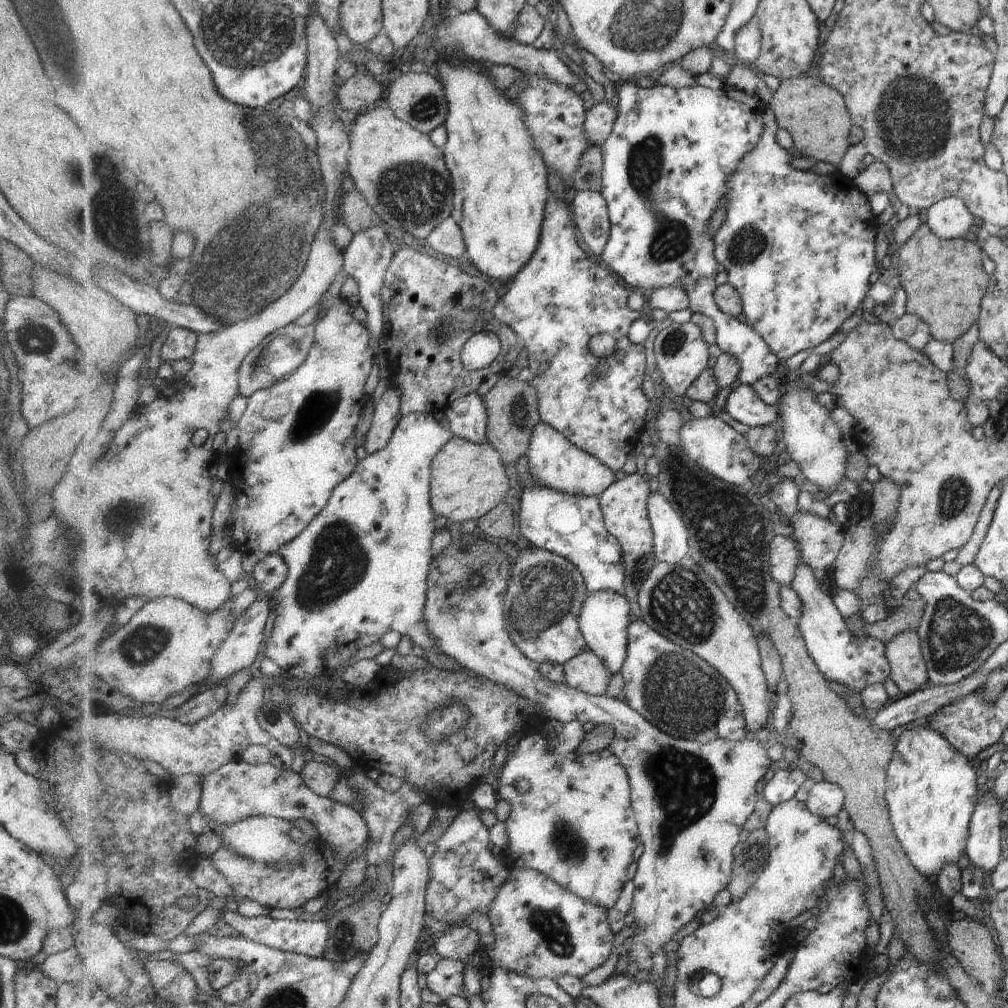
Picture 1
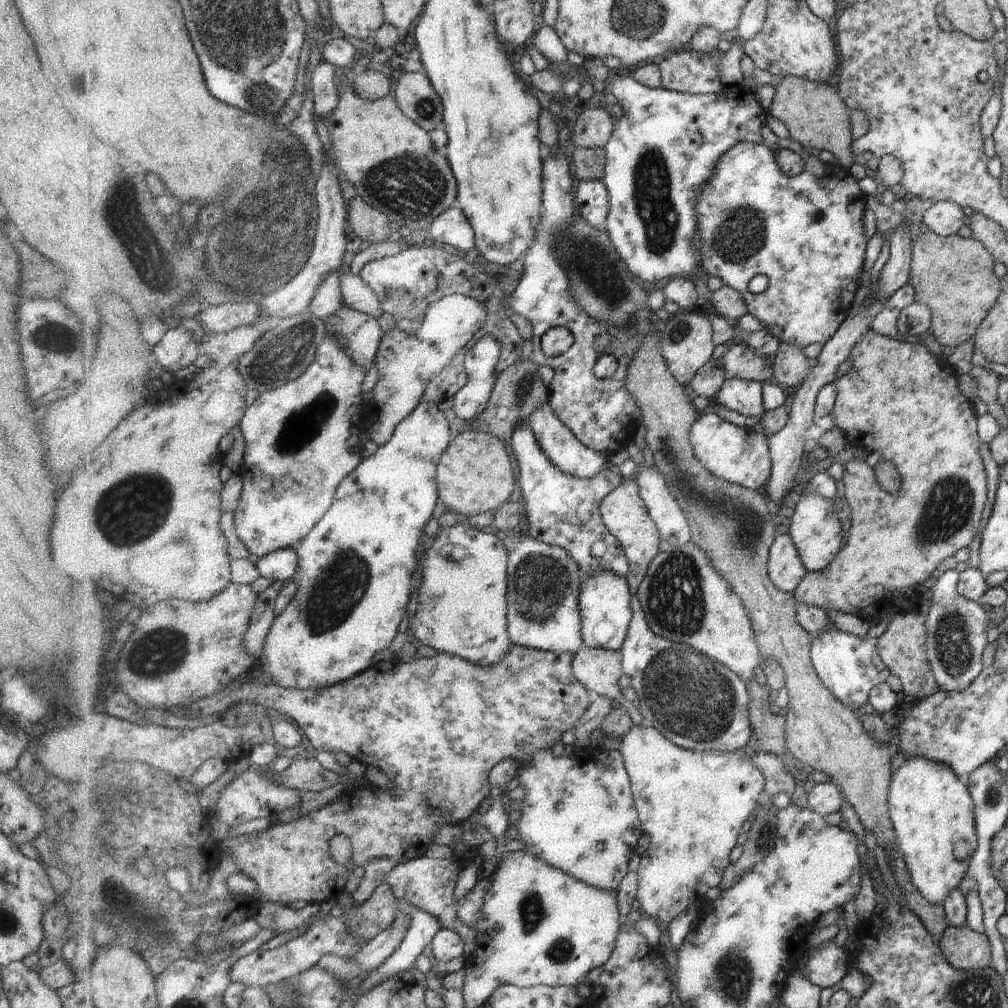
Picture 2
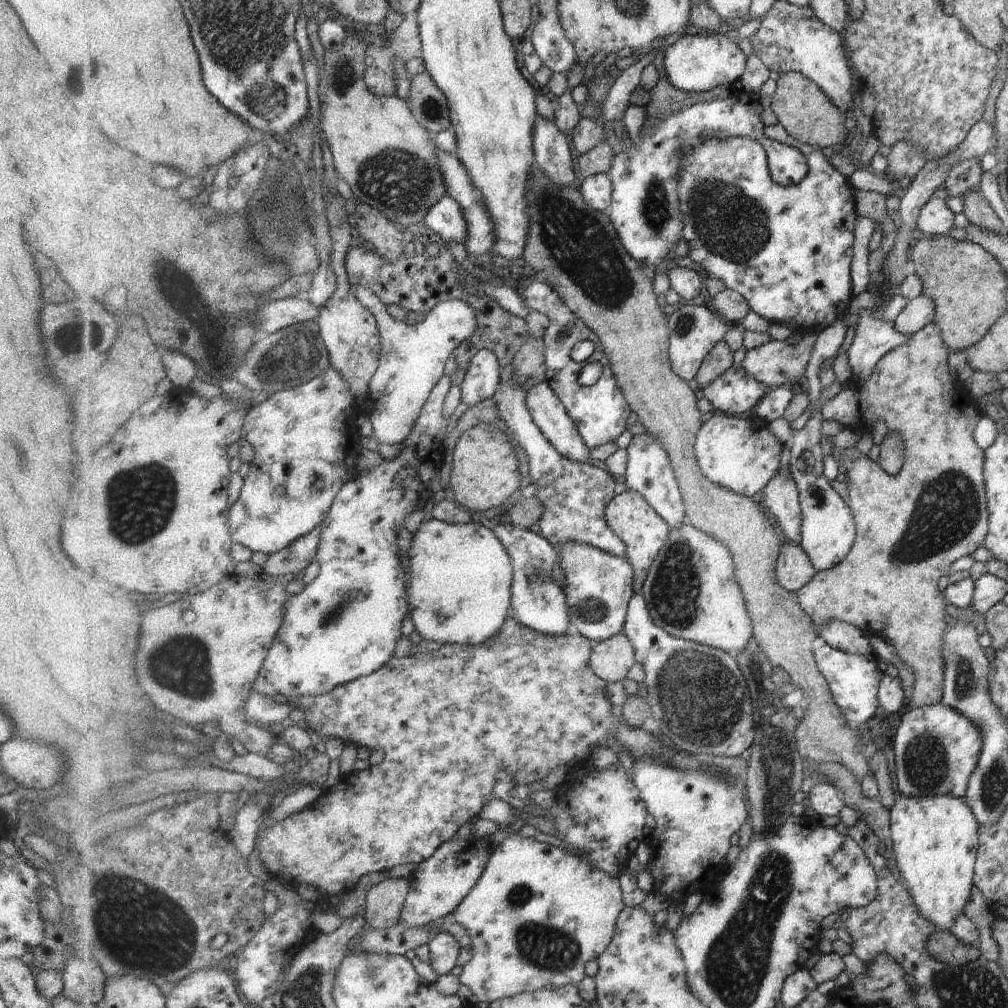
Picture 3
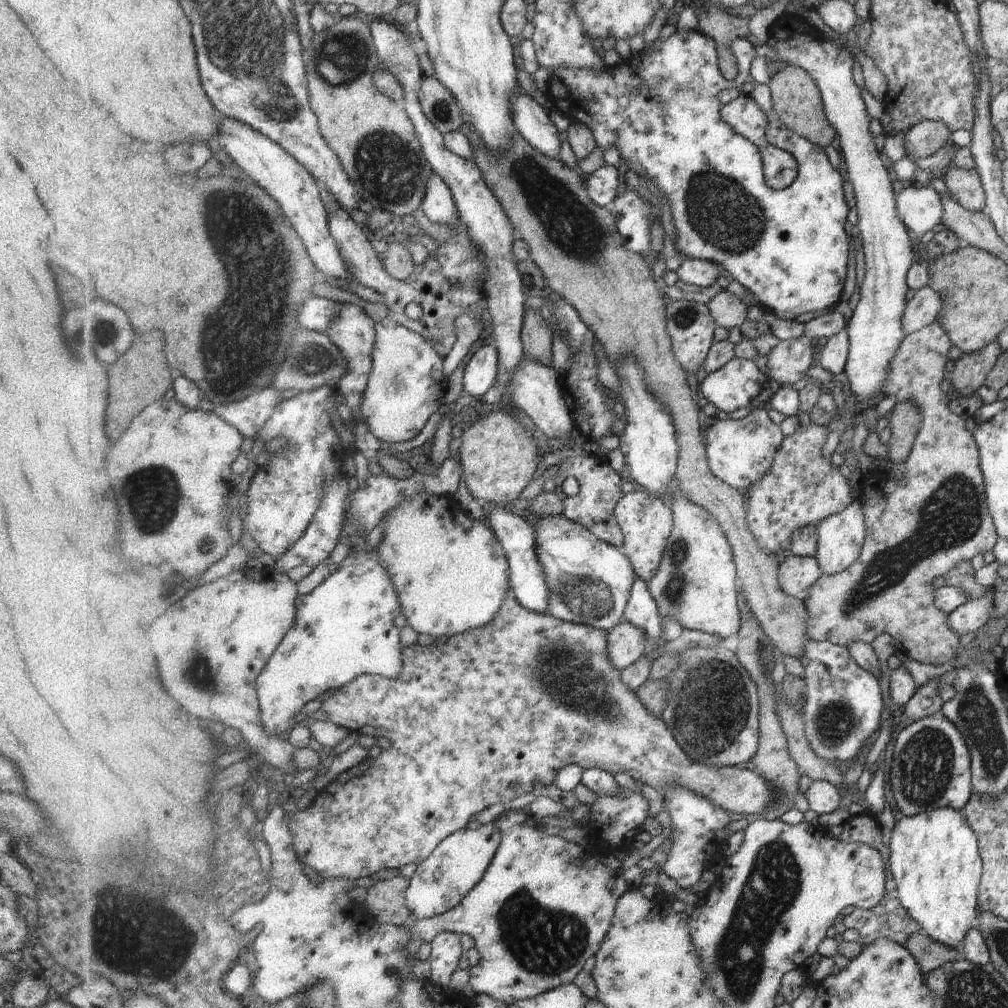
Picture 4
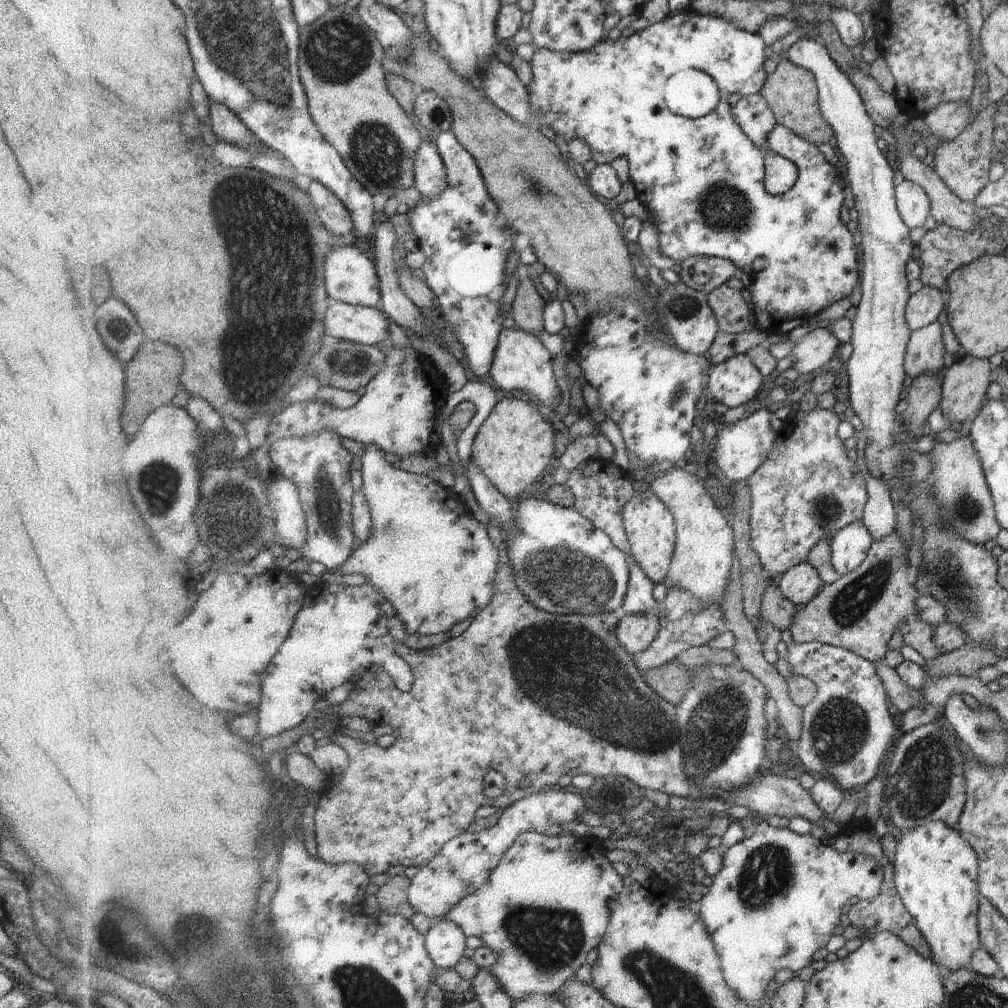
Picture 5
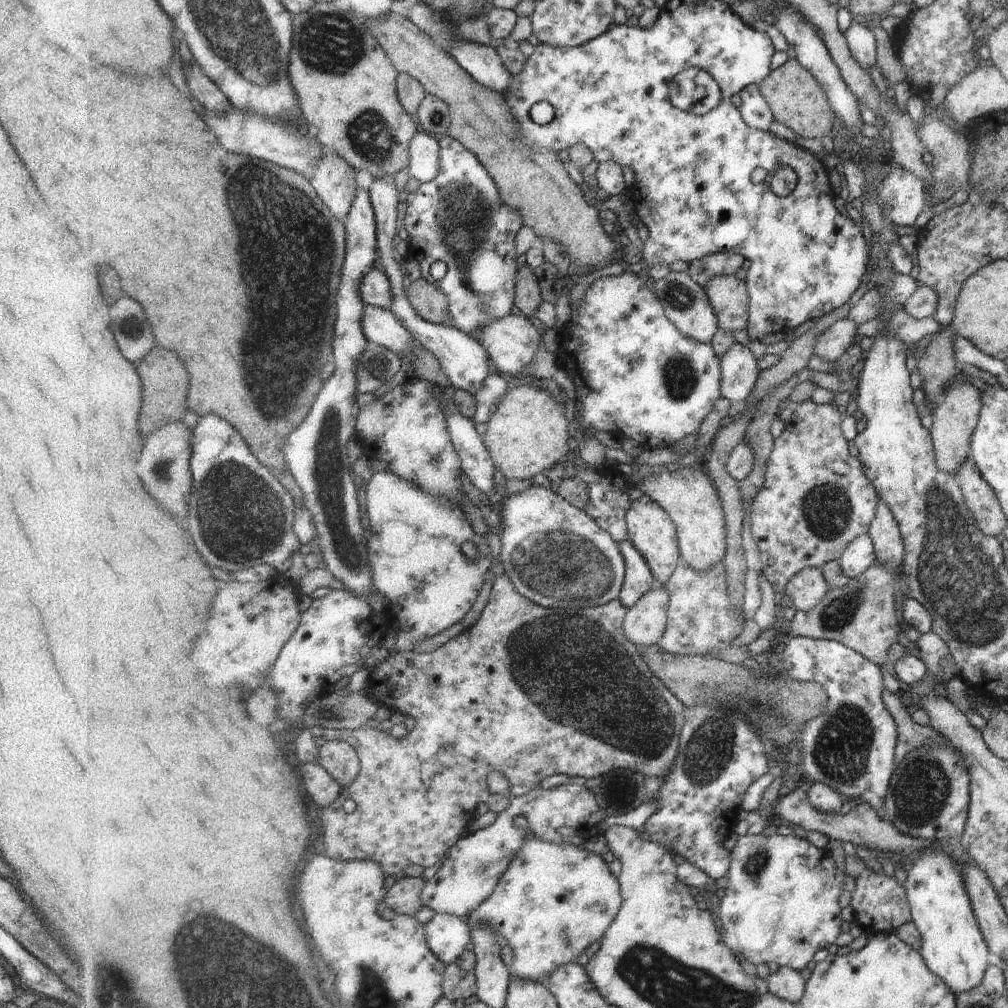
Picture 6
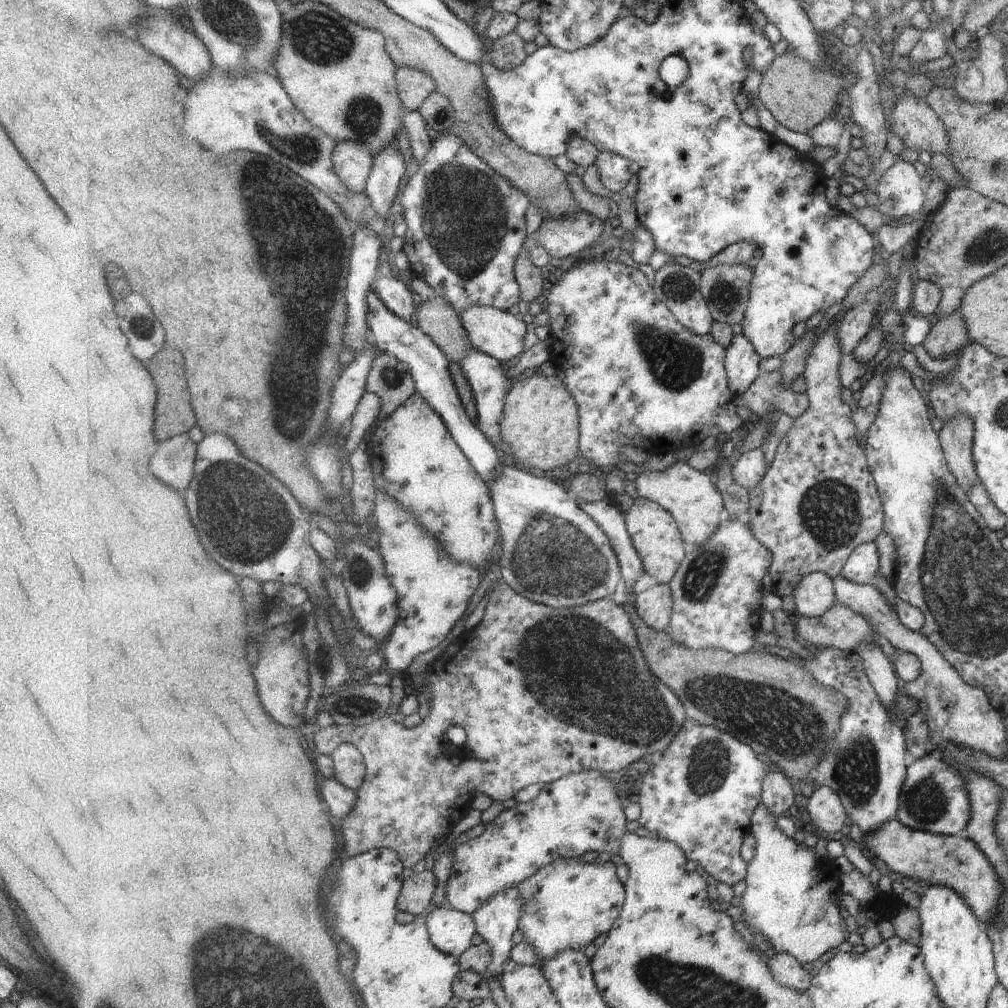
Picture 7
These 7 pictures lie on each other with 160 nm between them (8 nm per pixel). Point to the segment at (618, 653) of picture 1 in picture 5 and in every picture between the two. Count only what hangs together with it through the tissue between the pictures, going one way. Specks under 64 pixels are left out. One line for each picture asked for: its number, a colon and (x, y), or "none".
2: (606, 608)
3: (599, 586)
4: (591, 582)
5: (577, 569)

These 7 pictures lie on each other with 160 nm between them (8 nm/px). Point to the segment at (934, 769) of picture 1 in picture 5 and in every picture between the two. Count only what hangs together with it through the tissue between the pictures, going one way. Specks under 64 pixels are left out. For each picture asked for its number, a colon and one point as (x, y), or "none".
2: (932, 814)
3: (935, 838)
4: (933, 857)
5: (935, 871)

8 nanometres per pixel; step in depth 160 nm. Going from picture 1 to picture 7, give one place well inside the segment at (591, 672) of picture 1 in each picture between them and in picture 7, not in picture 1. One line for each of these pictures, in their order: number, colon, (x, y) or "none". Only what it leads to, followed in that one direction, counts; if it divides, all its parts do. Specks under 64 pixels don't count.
2: (598, 669)
3: (611, 660)
4: (627, 644)
5: (637, 632)
6: (645, 625)
7: (655, 605)

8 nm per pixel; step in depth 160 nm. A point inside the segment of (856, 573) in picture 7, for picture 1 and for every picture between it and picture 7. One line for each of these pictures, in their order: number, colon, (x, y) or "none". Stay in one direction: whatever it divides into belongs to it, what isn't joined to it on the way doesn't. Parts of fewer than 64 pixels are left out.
1: (820, 540)
2: (816, 529)
3: (829, 530)
4: (840, 538)
5: (849, 549)
6: (859, 556)

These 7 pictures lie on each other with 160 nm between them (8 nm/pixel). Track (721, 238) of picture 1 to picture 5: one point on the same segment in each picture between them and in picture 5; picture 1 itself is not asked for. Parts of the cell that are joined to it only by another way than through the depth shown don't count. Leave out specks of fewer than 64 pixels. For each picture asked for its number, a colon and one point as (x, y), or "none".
2: (806, 234)
3: (789, 252)
4: (660, 109)
5: (702, 180)

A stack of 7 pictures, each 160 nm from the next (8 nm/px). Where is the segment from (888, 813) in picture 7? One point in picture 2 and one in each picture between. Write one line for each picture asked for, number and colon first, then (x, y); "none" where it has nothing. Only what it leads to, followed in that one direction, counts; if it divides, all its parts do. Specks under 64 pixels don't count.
2: (850, 667)
3: (853, 678)
4: (844, 701)
5: (847, 728)
6: (849, 748)

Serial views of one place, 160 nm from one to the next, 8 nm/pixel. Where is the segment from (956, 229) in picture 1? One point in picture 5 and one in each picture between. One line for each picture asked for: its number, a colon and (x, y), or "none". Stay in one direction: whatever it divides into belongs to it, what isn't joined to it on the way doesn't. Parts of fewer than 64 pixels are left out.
2: (942, 217)
3: (935, 218)
4: (920, 209)
5: (912, 203)

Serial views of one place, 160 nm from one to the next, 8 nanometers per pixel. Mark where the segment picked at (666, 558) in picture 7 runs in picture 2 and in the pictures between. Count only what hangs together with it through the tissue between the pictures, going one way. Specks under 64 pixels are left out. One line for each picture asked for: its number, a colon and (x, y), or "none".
2: (626, 514)
3: (631, 517)
4: (647, 524)
5: (652, 530)
6: (651, 530)

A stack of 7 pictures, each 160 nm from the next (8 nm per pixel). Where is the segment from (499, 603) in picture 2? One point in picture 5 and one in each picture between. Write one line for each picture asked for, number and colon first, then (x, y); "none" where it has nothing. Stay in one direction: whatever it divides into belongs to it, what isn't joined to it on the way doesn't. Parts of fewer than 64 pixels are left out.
3: (463, 596)
4: (452, 574)
5: (436, 567)

